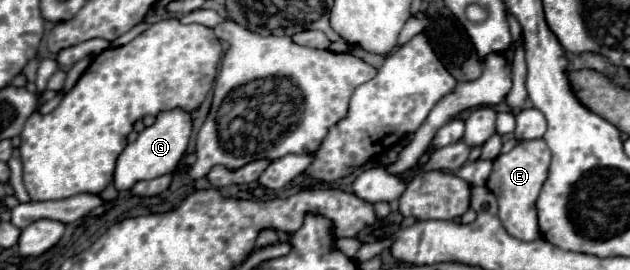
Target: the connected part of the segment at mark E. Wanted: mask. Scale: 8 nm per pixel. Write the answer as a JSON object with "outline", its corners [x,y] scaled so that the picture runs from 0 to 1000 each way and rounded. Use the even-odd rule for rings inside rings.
{"outline":[[[860,511],[851,519],[832,519],[819,548],[813,548],[803,570],[794,570],[784,593],[781,652],[775,659],[775,696],[784,704],[794,763],[794,815],[806,867],[813,867],[822,889],[851,889],[857,874],[854,852],[854,785],[851,785],[851,741],[854,711],[860,704],[860,681],[867,674],[873,622],[873,556]]]}

